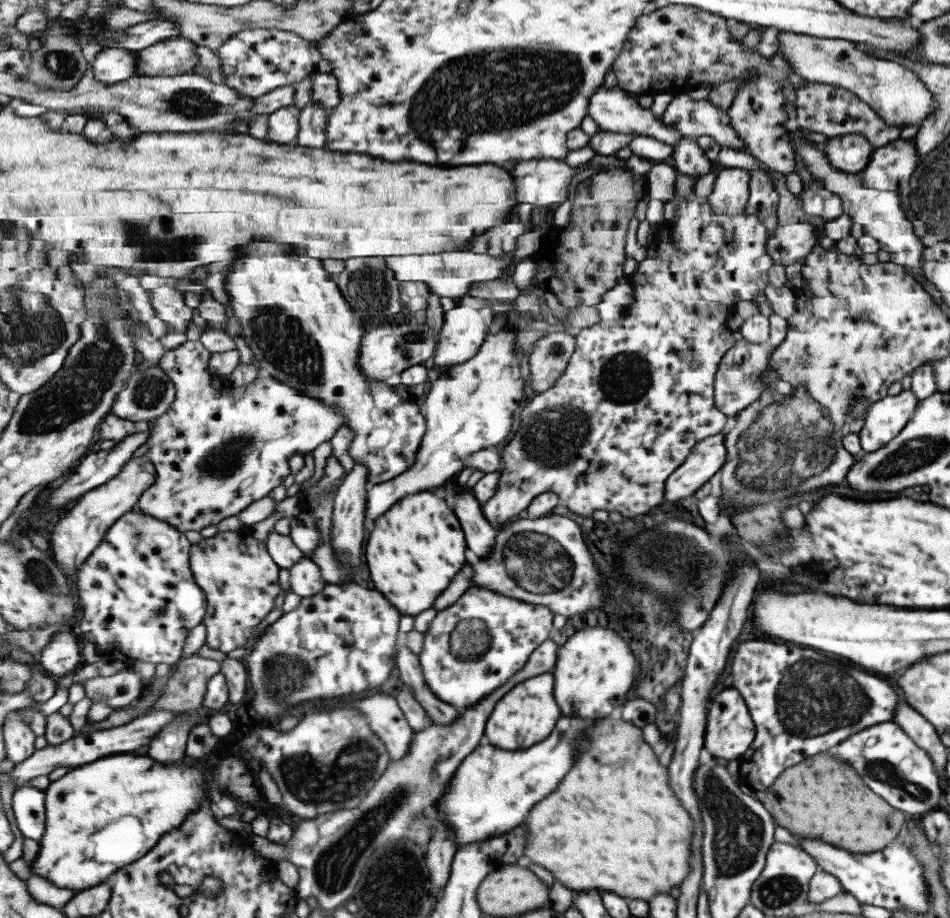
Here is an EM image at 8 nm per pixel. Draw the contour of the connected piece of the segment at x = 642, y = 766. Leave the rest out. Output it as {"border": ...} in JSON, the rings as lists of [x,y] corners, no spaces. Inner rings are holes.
{"border":[[[605,718],[599,726],[591,726],[591,748],[583,752],[579,766],[567,774],[567,782],[531,810],[527,826],[531,836],[525,856],[551,870],[572,892],[609,890],[626,898],[631,896],[629,899],[650,901],[655,892],[673,890],[689,872],[694,822],[675,798],[669,786],[669,770],[645,742],[643,730],[625,720]]]}

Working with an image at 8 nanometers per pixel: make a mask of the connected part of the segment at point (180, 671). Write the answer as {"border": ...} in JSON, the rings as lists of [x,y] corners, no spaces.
{"border":[[[197,653],[185,657],[166,682],[159,699],[144,714],[160,710],[184,713],[201,708],[210,680],[219,673],[219,661],[203,658]]]}

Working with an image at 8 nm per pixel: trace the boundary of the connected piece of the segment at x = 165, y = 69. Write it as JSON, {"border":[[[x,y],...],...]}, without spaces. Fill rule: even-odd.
{"border":[[[172,38],[138,52],[137,76],[175,76],[191,74],[199,65],[198,44],[187,38]]]}

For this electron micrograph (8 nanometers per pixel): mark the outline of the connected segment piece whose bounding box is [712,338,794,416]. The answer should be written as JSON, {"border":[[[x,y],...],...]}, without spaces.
{"border":[[[742,338],[735,341],[735,344],[721,357],[714,374],[712,394],[715,408],[721,414],[735,416],[745,406],[761,396],[760,392],[769,381],[773,381],[776,384],[777,393],[782,397],[792,390],[794,386],[783,380],[778,380],[778,374],[768,366],[770,352],[771,348],[766,344],[751,344]]]}

